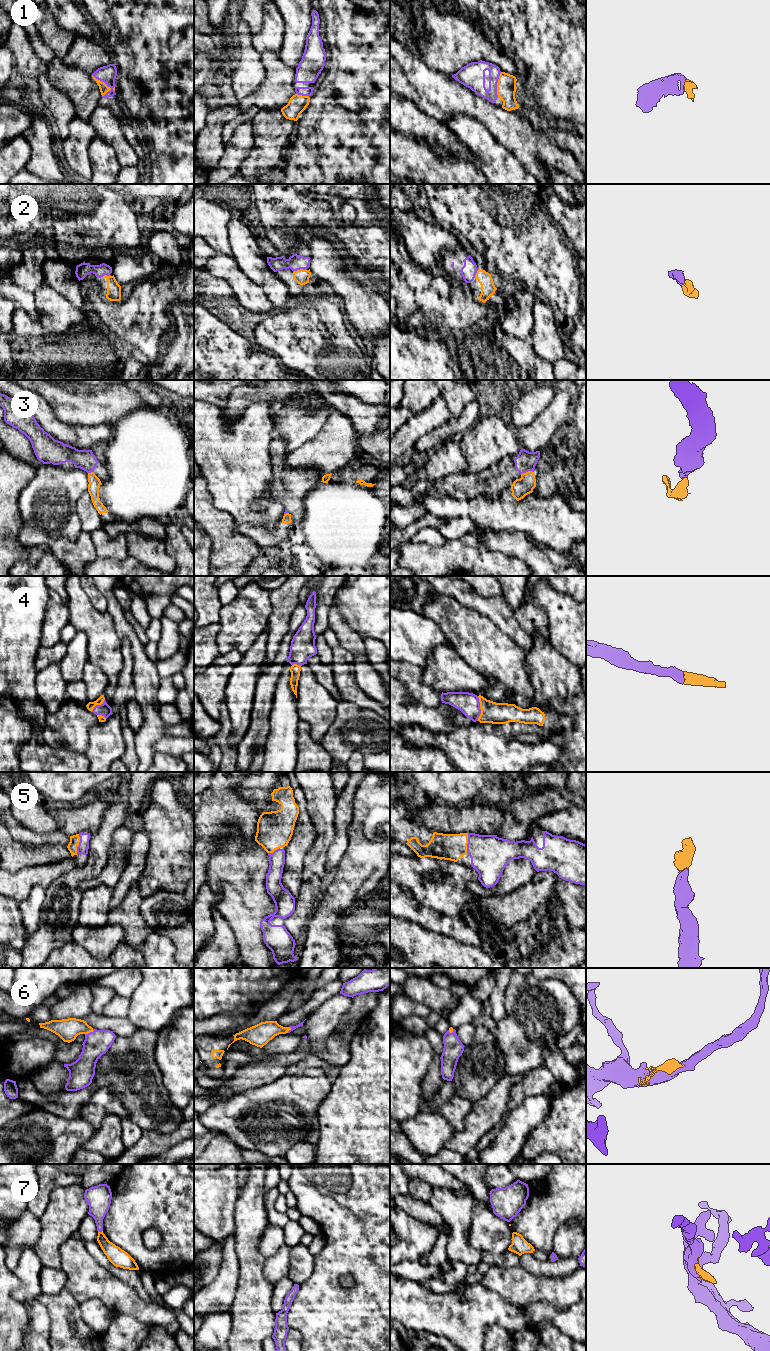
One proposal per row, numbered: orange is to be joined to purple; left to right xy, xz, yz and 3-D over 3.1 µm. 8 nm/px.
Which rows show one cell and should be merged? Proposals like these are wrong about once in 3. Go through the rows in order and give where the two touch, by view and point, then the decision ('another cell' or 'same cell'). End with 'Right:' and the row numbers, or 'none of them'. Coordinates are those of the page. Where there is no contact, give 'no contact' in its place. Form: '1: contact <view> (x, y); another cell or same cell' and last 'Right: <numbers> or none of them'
1: contact xy (103, 81); same cell
2: contact xz (299, 269); same cell
3: contact yz (527, 471); another cell
4: contact yz (479, 708); same cell
5: contact xy (79, 844); same cell
6: contact xy (90, 1032); same cell
7: contact xy (100, 1231); same cell
Right: 1, 2, 4, 5, 6, 7

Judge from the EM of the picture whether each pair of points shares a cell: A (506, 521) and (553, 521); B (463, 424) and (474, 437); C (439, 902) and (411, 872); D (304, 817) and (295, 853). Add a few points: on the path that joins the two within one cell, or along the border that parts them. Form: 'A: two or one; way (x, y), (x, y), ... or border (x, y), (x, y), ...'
A: one; way (518, 521), (541, 521)
B: two; border (478, 419), (470, 428), (458, 436)
C: one; way (431, 894), (419, 886), (418, 880)
D: one; way (304, 826), (304, 834), (299, 844)

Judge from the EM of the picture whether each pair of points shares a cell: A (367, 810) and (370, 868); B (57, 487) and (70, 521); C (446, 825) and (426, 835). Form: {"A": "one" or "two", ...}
{"A": "one", "B": "one", "C": "two"}

